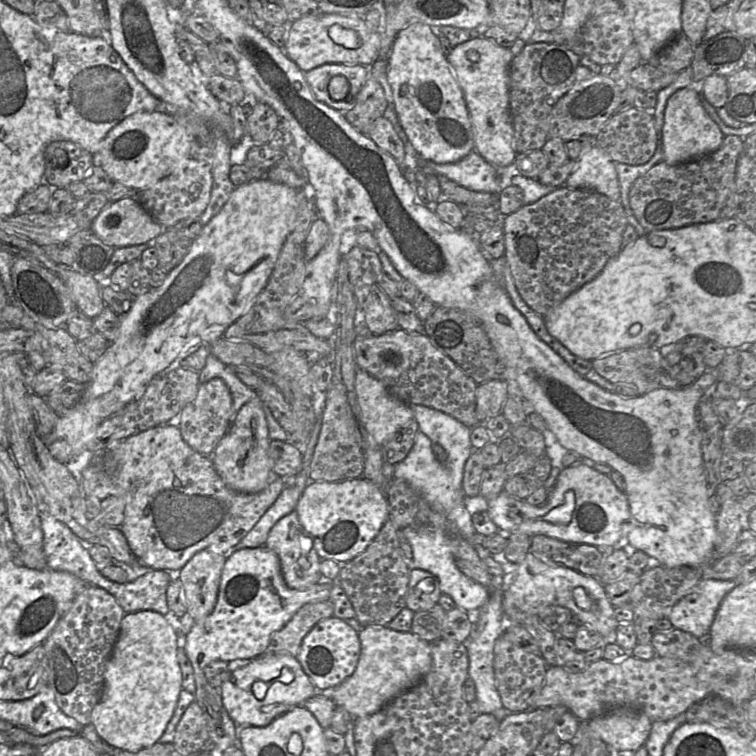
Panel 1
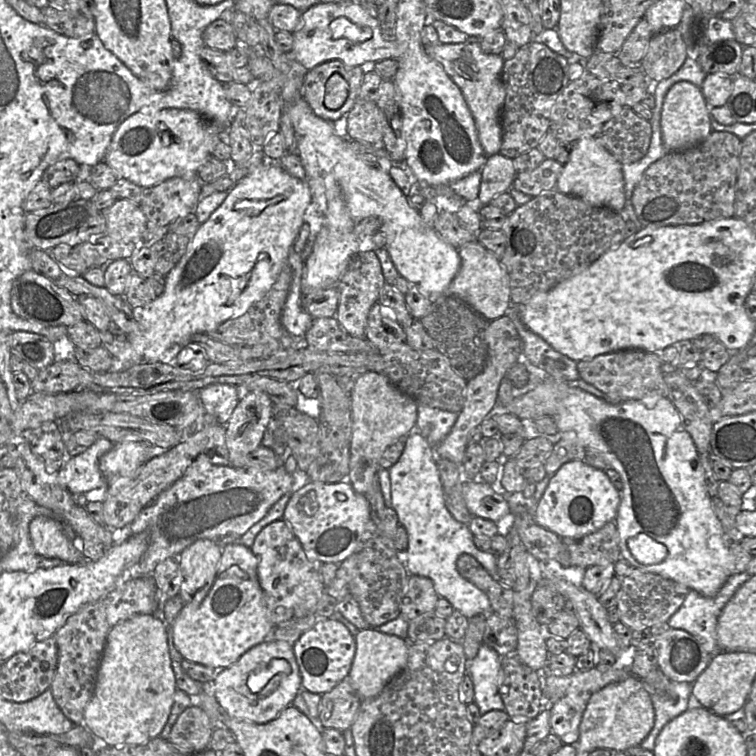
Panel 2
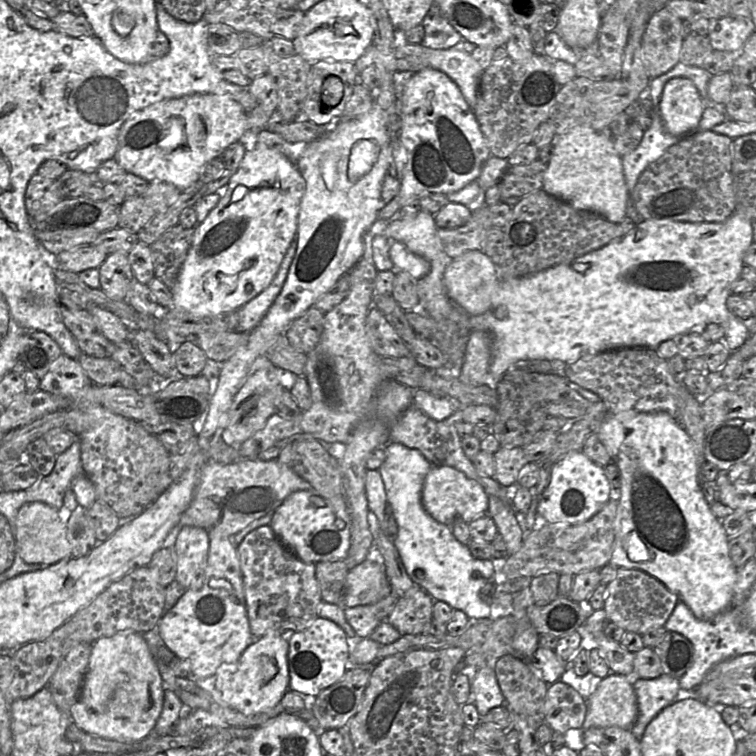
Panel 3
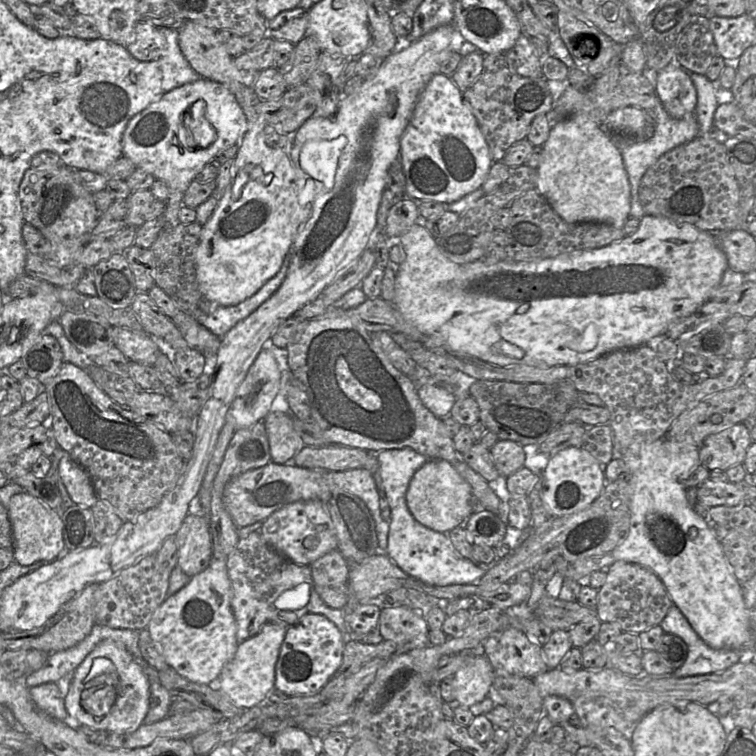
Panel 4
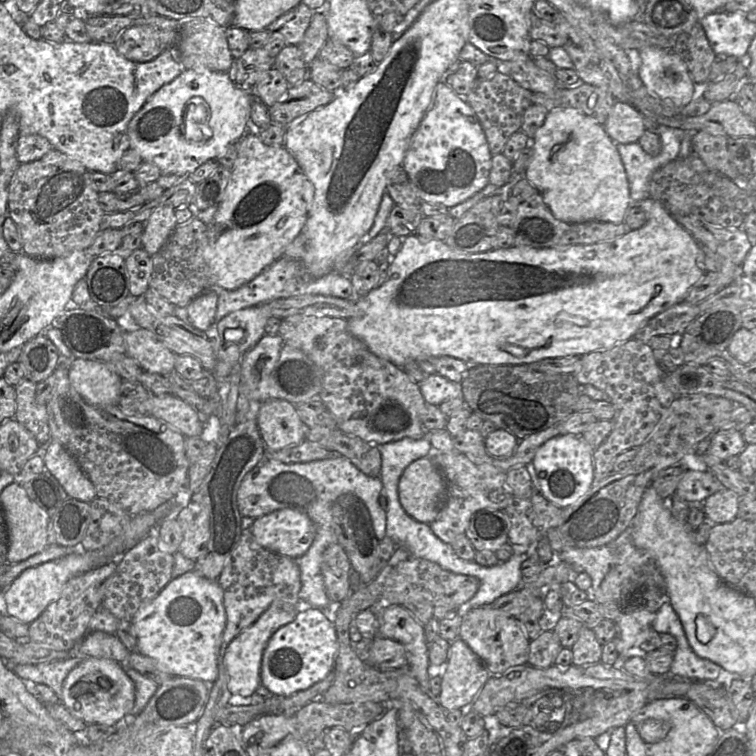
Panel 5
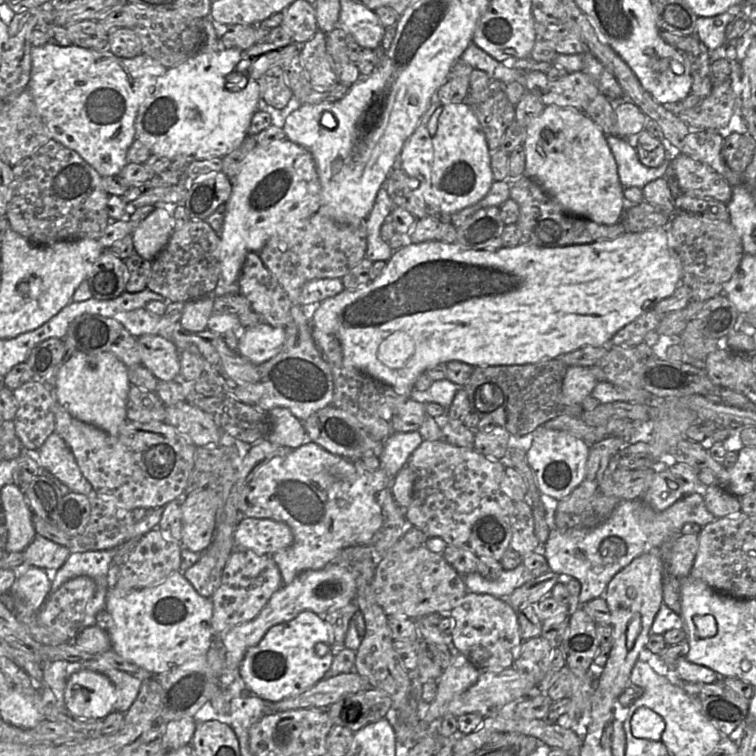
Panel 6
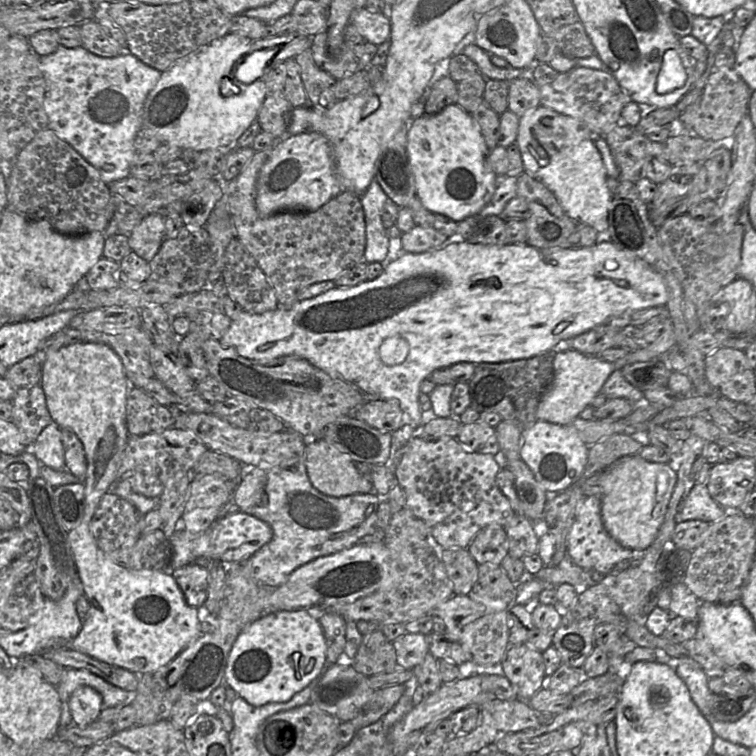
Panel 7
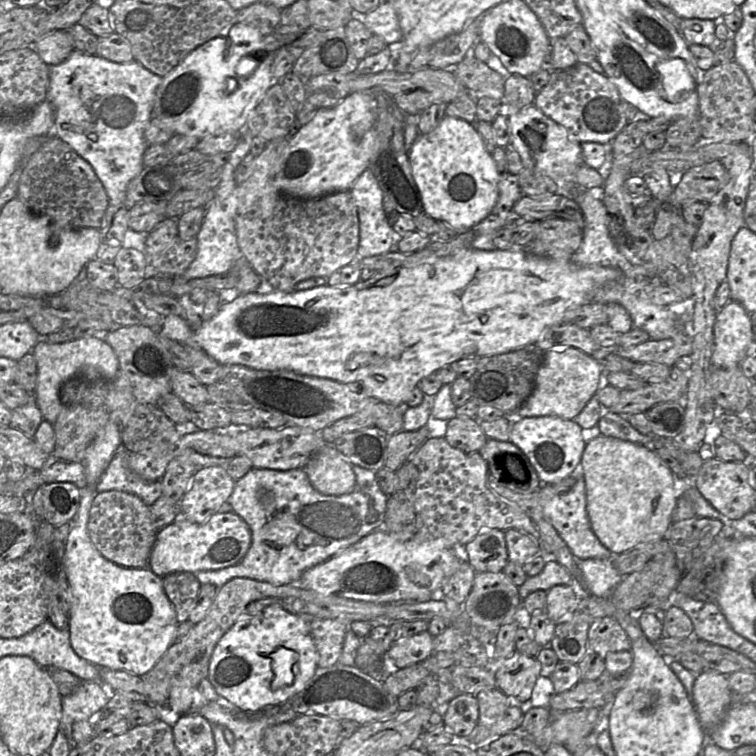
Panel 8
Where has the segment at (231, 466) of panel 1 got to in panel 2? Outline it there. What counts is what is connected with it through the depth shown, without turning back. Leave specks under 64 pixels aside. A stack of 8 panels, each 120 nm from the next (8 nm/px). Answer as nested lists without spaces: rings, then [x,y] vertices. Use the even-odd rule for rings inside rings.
[[[247,392],[234,409],[226,429],[230,466],[247,467],[247,455],[261,446],[263,435],[273,421],[270,398],[261,392]]]

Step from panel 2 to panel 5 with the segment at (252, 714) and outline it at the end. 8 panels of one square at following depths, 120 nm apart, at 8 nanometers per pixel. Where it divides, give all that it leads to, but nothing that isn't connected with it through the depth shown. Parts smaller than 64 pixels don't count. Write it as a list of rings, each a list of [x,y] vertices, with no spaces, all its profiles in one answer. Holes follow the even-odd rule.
[[[283,600],[275,601],[251,626],[241,630],[231,640],[228,647],[225,647],[227,684],[233,695],[239,694],[242,697],[248,697],[253,695],[260,687],[261,660],[269,639],[279,628],[292,622],[301,607],[301,601],[296,606]]]

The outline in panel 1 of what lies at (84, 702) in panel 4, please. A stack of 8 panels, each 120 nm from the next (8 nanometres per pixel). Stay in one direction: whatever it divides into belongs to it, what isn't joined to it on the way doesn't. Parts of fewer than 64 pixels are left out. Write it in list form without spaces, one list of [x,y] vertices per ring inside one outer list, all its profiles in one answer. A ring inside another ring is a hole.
[[[156,611],[126,613],[107,660],[103,691],[91,714],[97,734],[109,745],[137,752],[159,742],[173,716],[182,690],[177,659],[177,633]]]

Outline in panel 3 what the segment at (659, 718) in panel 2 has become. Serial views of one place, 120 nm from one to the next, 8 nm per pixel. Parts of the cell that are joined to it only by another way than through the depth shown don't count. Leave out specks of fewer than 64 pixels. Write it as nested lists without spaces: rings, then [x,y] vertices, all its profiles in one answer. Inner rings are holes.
[[[668,675],[654,679],[633,677],[632,684],[637,697],[638,715],[630,731],[640,741],[651,720],[662,709],[680,699],[682,691],[679,679]]]

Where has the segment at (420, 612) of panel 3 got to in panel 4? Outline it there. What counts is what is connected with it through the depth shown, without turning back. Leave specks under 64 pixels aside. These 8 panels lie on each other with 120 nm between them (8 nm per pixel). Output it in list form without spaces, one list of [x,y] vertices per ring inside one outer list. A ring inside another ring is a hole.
[[[408,607],[383,608],[378,630],[385,641],[396,644],[400,652],[429,645],[429,627],[426,618]]]

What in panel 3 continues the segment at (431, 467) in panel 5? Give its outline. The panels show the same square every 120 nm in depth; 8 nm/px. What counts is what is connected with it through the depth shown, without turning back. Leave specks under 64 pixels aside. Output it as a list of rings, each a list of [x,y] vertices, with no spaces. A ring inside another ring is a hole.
[[[433,465],[424,481],[422,504],[435,520],[450,526],[455,520],[470,523],[487,514],[489,499],[483,487],[462,471],[450,466]]]

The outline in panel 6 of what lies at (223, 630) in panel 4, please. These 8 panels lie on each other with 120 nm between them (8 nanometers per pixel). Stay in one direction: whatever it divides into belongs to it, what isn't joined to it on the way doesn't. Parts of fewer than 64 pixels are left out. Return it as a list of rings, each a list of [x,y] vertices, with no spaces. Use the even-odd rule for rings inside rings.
[[[179,570],[153,587],[128,593],[109,588],[105,610],[112,617],[112,625],[106,630],[112,650],[151,673],[167,672],[203,657],[212,645],[212,600],[199,595]]]

